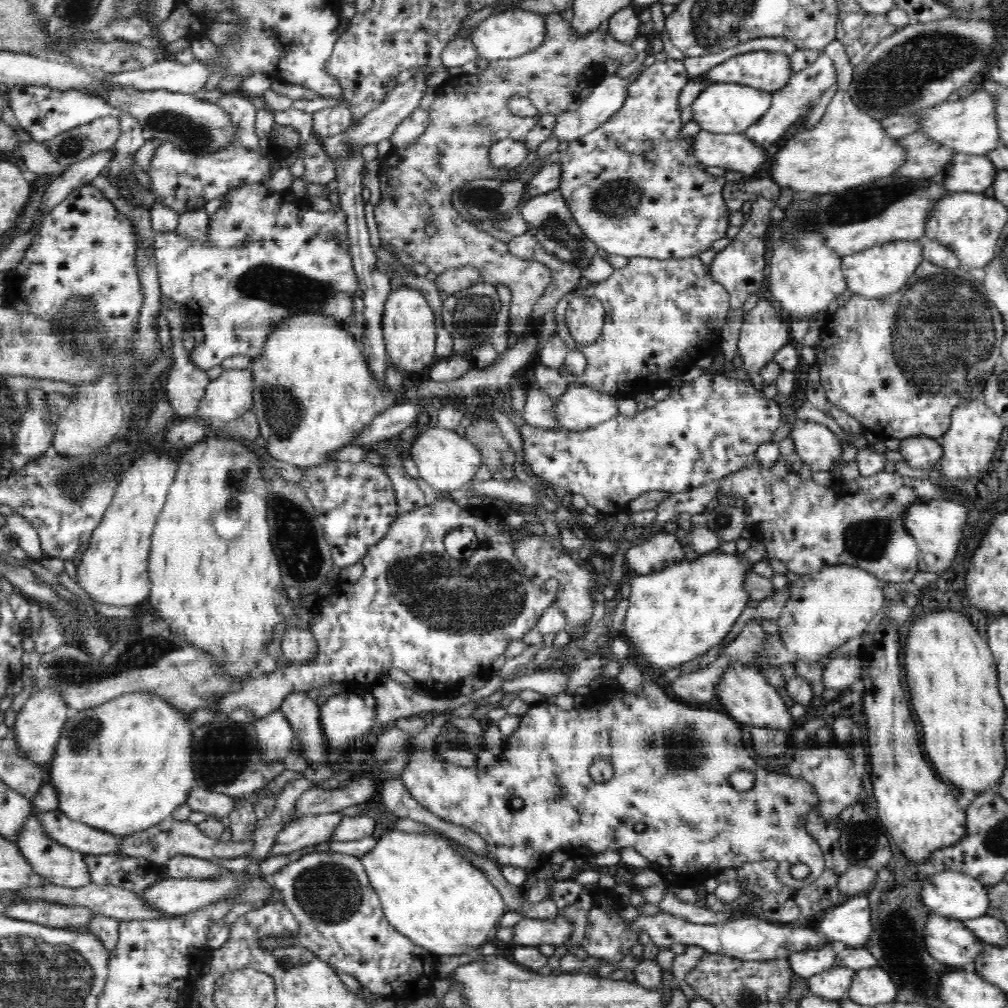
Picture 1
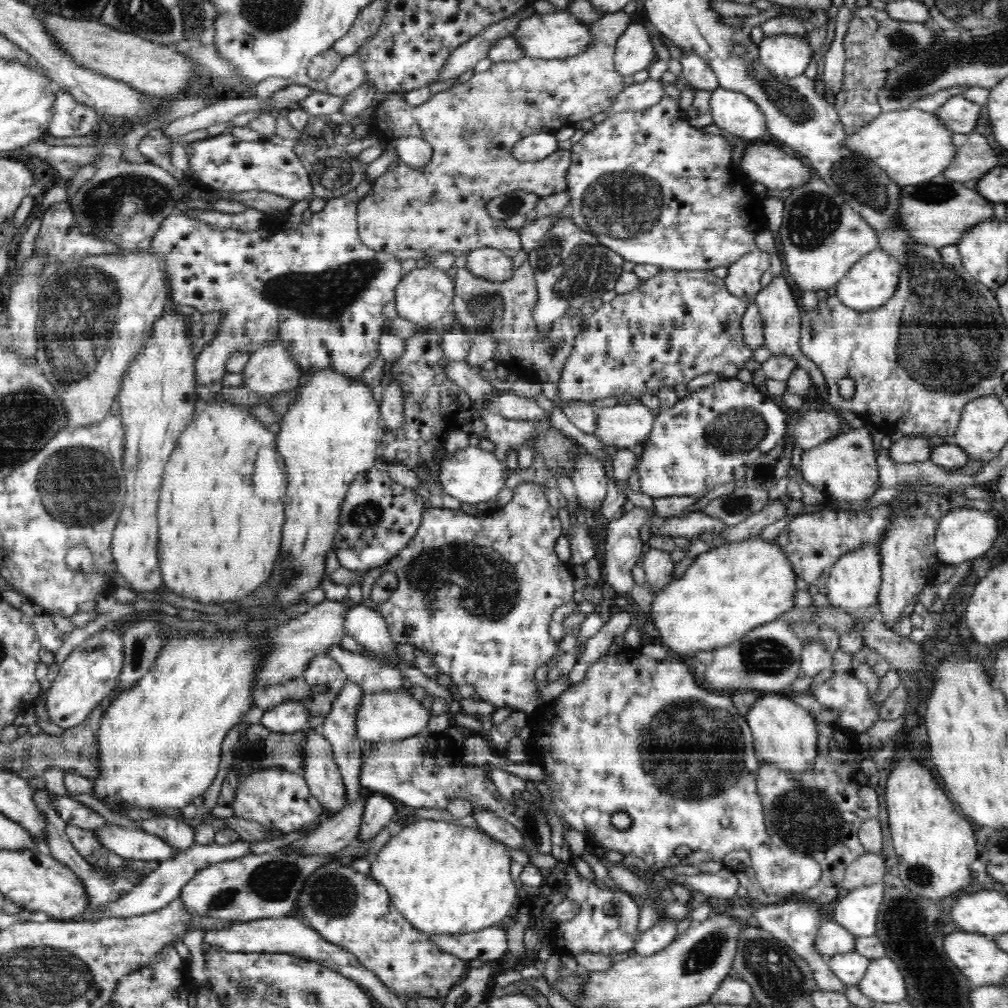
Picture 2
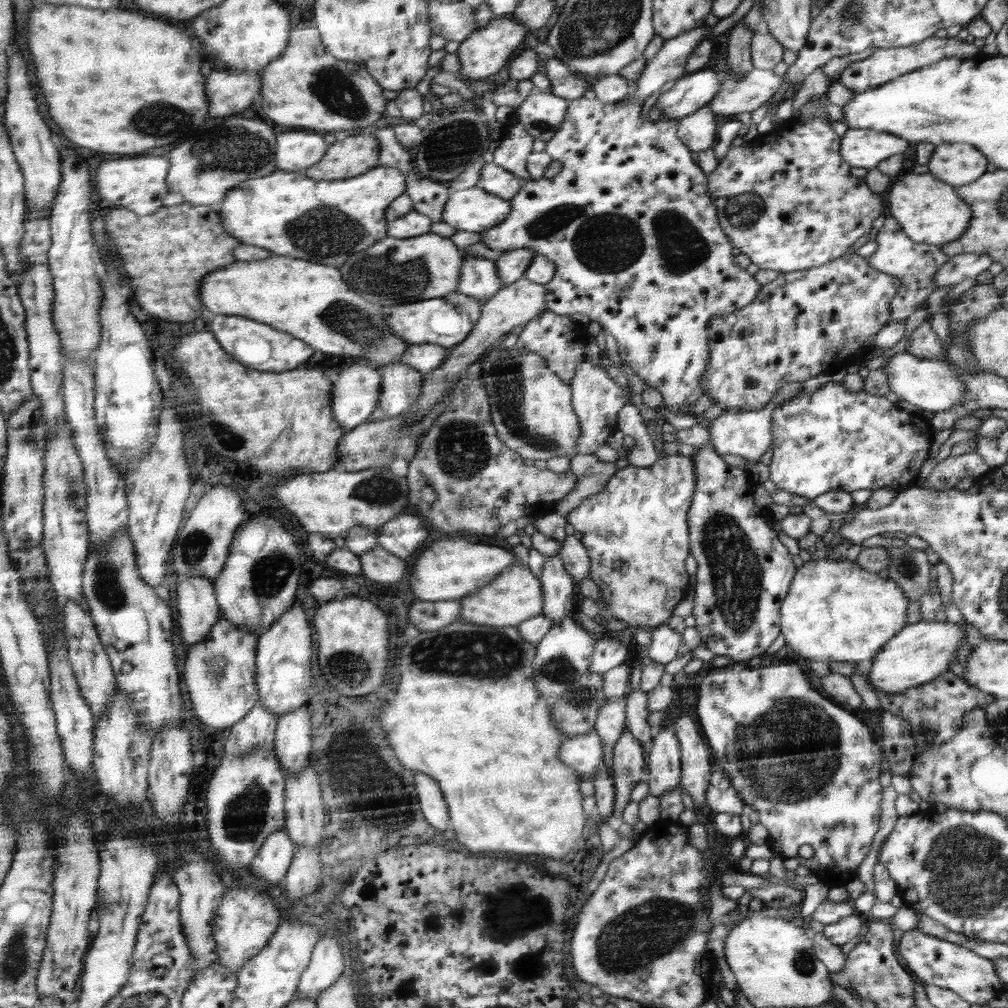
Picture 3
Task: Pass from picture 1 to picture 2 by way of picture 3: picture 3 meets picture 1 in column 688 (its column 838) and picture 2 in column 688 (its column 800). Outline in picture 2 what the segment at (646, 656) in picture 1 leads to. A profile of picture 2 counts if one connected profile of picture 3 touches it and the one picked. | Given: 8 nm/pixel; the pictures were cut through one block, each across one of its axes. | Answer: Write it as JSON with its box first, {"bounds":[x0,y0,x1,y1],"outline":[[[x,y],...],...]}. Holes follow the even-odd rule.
{"bounds":[650,537,794,658],"outline":[[[752,537],[742,542],[717,542],[716,546],[699,554],[680,579],[676,579],[666,589],[654,594],[650,606],[650,620],[655,625],[661,644],[668,648],[672,658],[692,658],[703,650],[713,651],[743,637],[753,628],[766,625],[794,606],[794,573],[786,557],[786,550],[778,544],[764,542],[760,537]]]}

